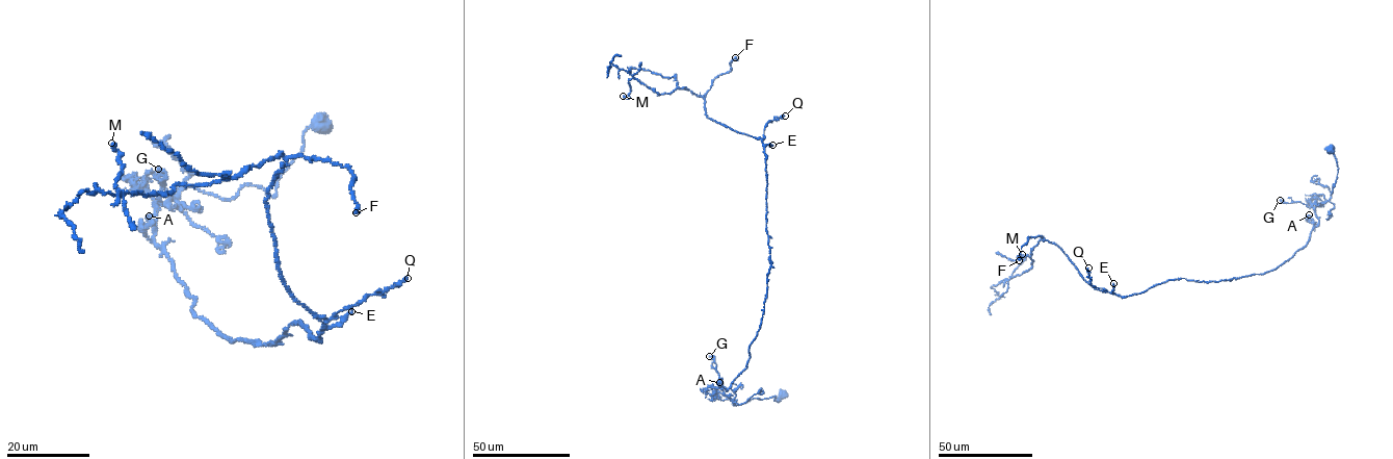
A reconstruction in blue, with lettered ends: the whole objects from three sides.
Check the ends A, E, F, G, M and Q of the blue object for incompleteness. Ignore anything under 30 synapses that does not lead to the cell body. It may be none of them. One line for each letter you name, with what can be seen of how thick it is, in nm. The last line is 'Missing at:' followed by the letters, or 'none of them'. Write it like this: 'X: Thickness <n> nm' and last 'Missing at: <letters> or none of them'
Missing at: none of them

